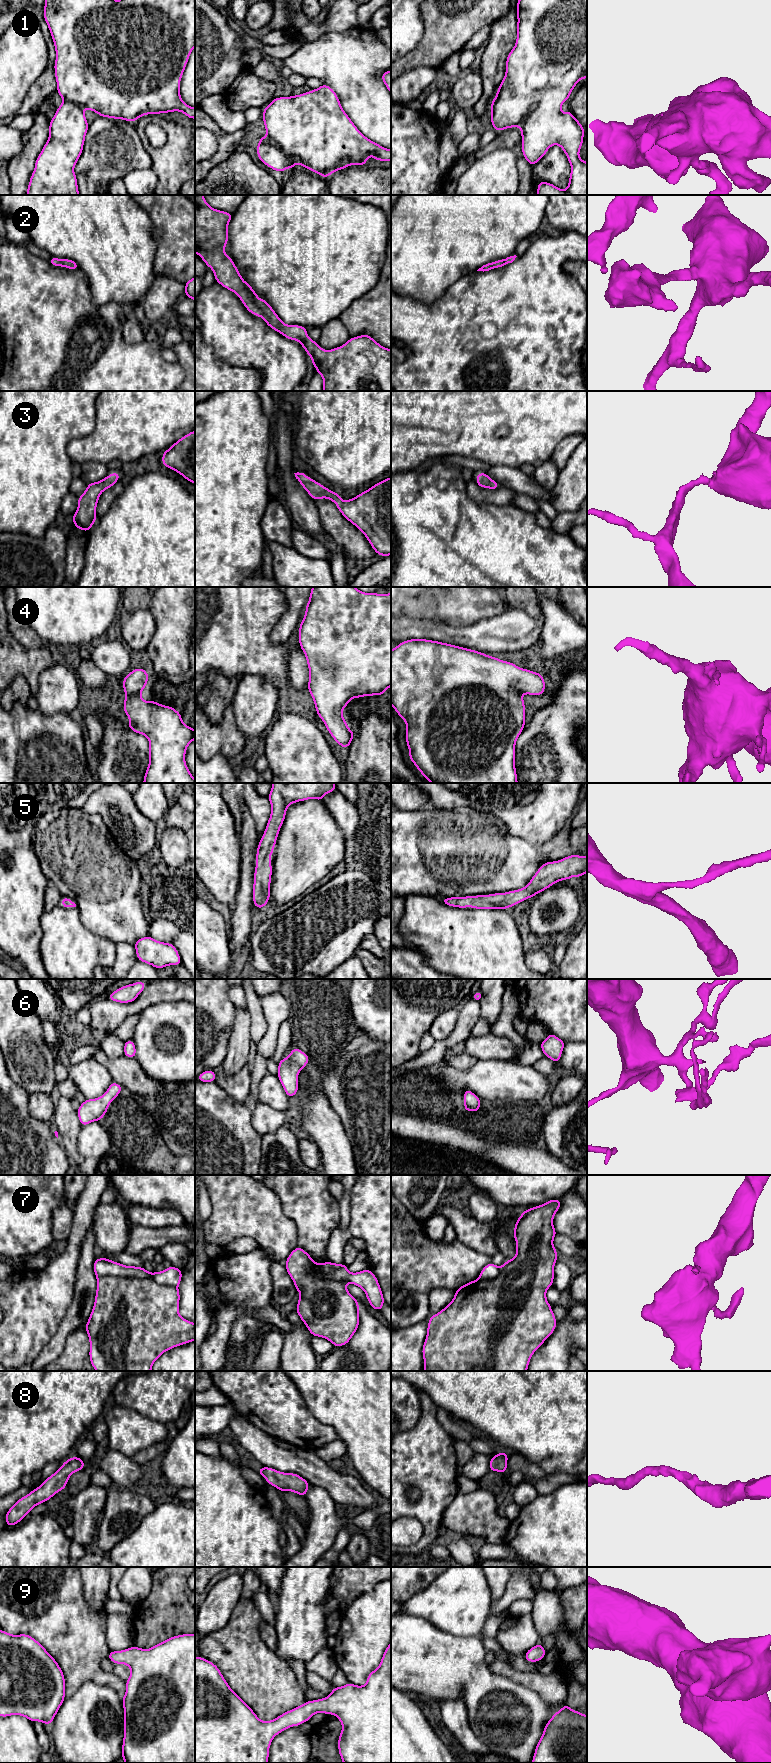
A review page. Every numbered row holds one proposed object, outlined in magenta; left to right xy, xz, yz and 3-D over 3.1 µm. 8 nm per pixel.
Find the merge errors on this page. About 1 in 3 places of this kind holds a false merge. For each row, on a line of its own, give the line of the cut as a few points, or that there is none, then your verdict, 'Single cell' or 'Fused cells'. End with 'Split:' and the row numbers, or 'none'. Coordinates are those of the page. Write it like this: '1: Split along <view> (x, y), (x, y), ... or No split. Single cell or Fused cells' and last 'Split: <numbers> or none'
1: No split. Single cell
2: No split. Single cell
3: No split. Single cell
4: No split. Single cell
5: No split. Single cell
6: No split. Single cell
7: Split along xy (96, 1275), (150, 1278), (158, 1283), (176, 1287). Fused cells
8: No split. Single cell
9: No split. Single cell
Split: 7

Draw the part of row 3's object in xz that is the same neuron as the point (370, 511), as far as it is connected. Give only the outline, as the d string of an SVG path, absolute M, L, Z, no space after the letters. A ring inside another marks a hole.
M294 474L313 500L327 498L336 503L340 513L365 535L379 556L391 555L391 477L343 501L337 492L306 474Z

